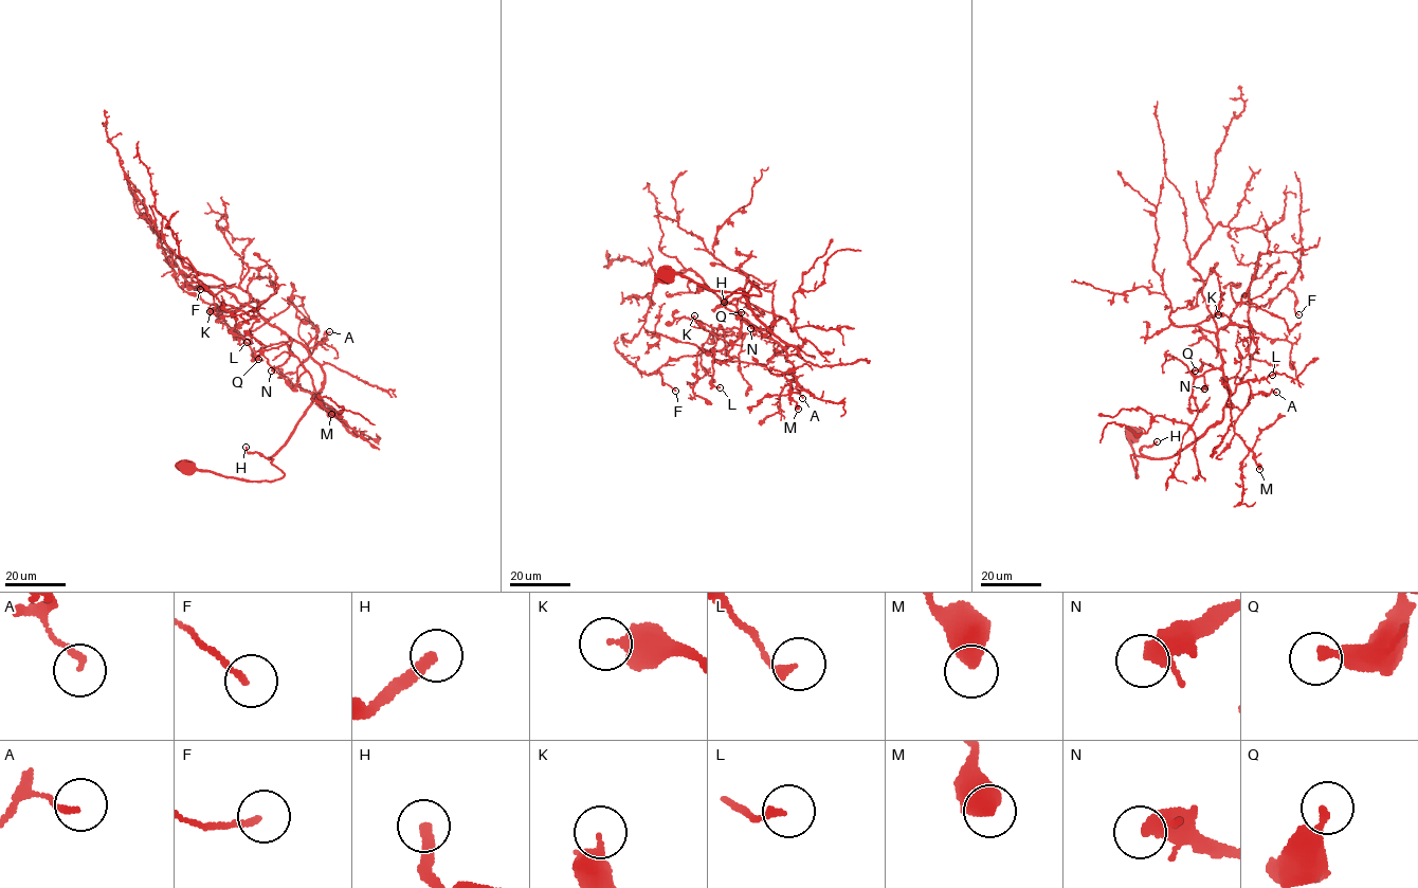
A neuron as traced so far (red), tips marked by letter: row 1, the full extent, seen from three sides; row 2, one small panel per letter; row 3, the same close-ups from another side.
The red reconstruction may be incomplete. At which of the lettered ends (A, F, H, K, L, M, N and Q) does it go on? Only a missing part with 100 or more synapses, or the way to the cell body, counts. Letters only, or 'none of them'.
H

